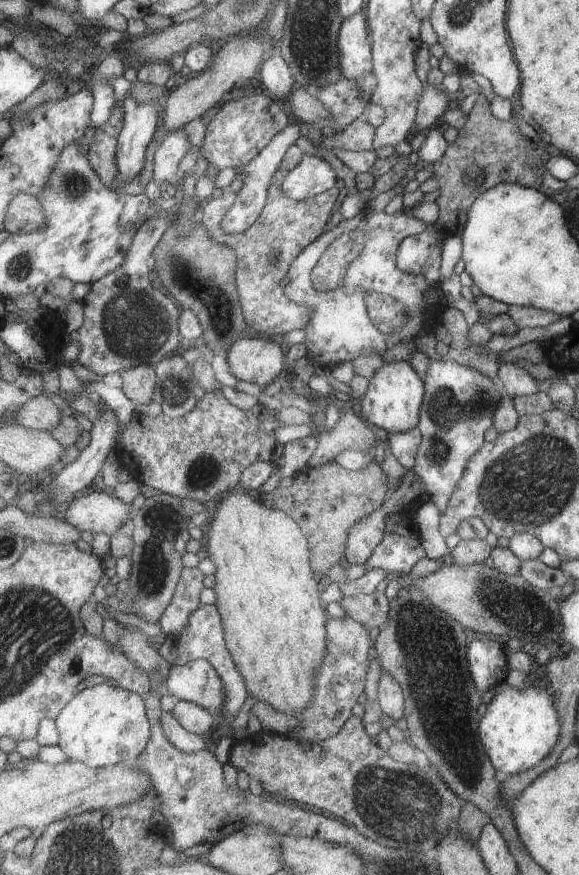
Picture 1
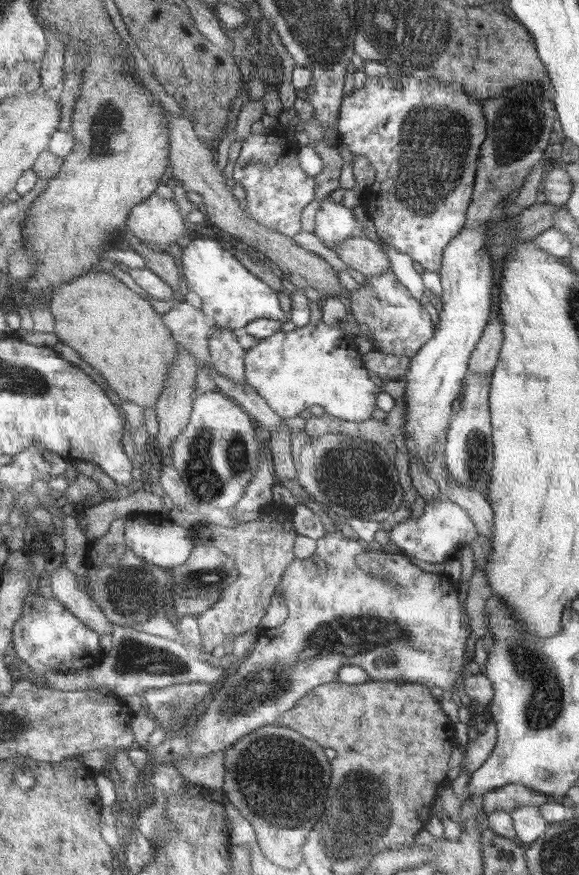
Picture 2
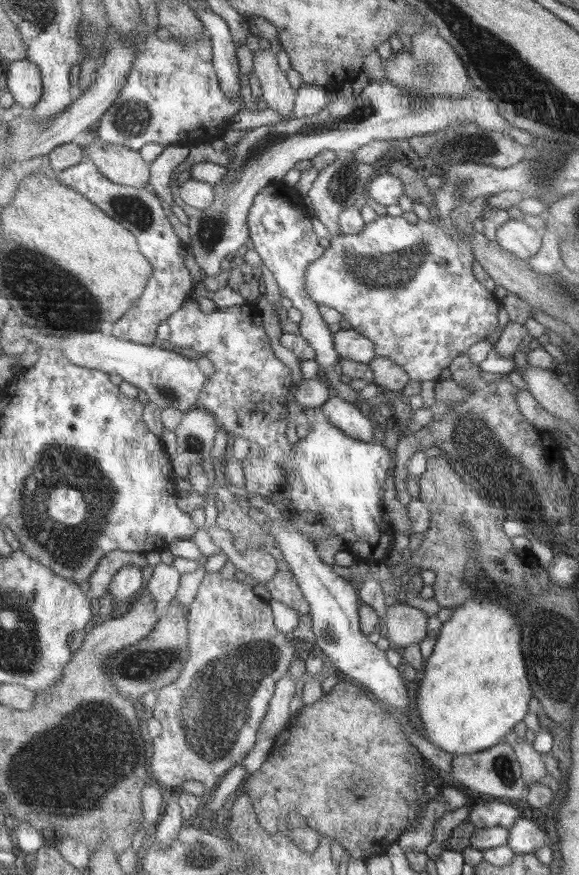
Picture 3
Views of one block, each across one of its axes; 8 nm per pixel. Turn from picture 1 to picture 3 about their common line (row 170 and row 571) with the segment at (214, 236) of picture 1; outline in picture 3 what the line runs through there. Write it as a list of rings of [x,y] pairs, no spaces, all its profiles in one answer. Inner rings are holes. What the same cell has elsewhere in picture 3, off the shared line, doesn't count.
[[[279,568],[279,572],[275,574],[275,578],[271,580],[271,582],[261,582],[261,580],[257,580],[257,578],[253,578],[253,576],[249,576],[249,574],[245,574],[245,572],[237,572],[237,578],[241,580],[241,582],[245,582],[247,586],[265,586],[265,590],[271,594],[271,598],[273,600],[279,600],[279,602],[283,602],[285,606],[291,606],[291,608],[295,608],[297,612],[301,612],[303,616],[307,616],[307,614],[311,614],[311,602],[301,602],[299,600],[299,592],[295,592],[295,586],[291,586],[291,584],[285,584],[285,576],[283,576],[283,570]]]

